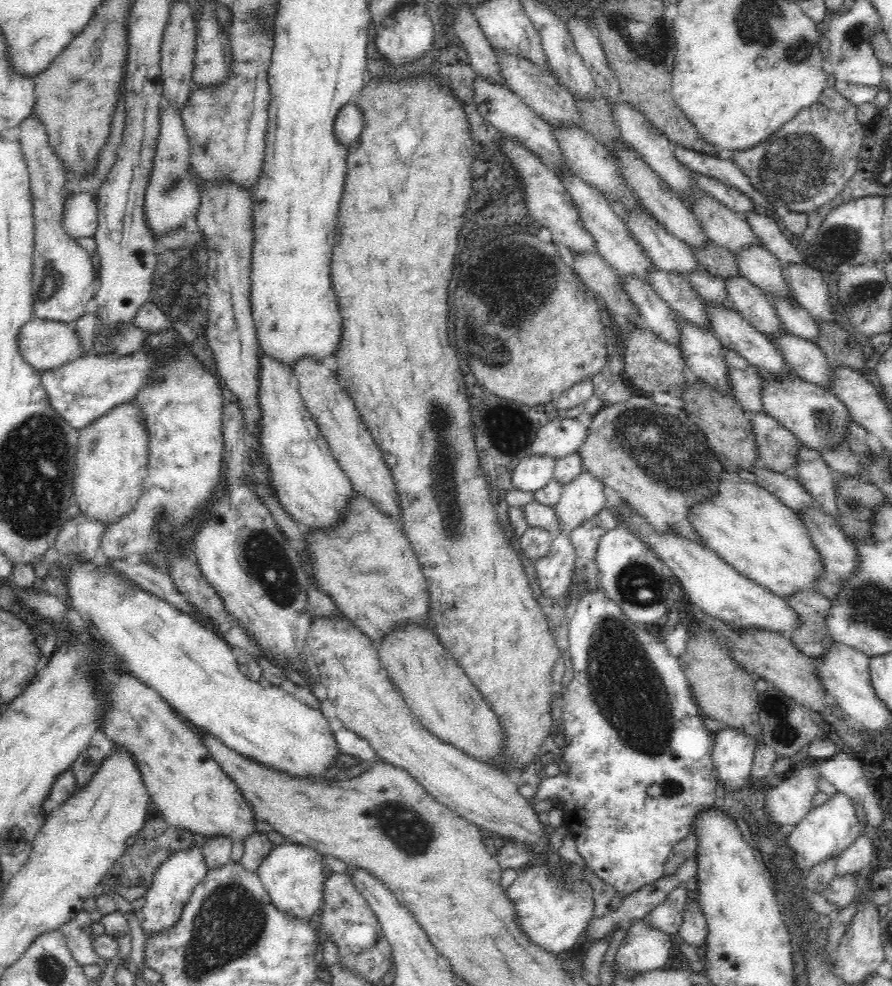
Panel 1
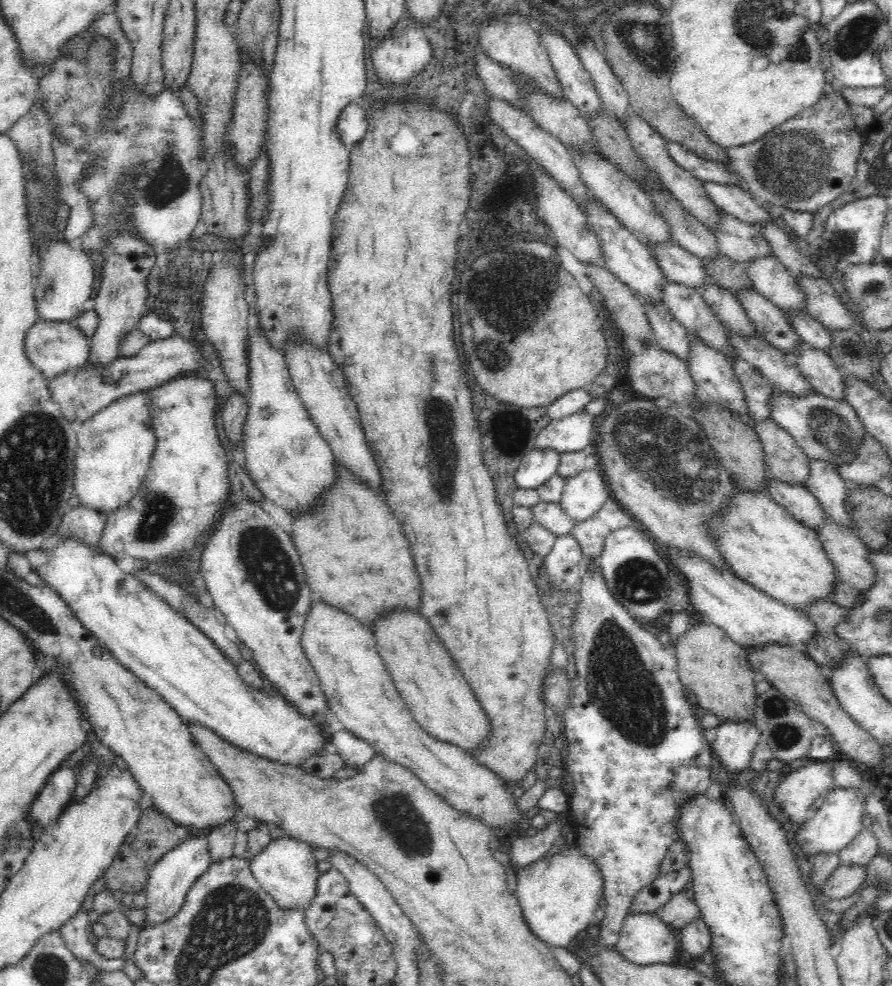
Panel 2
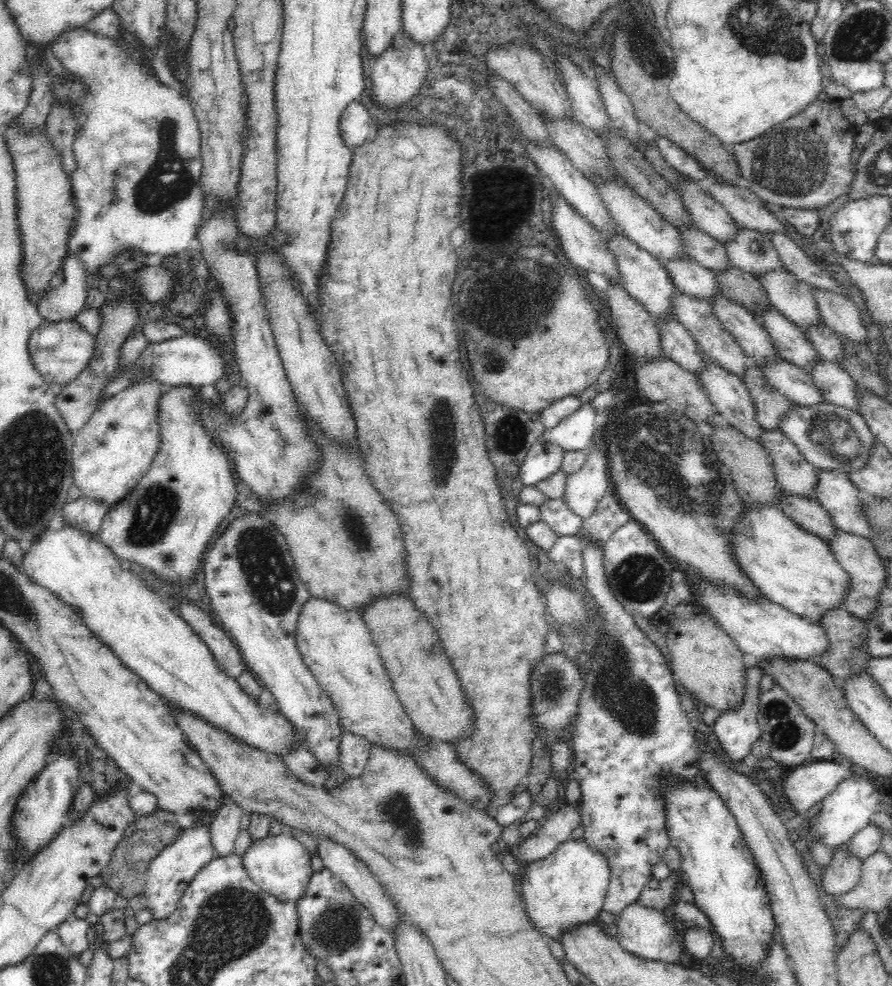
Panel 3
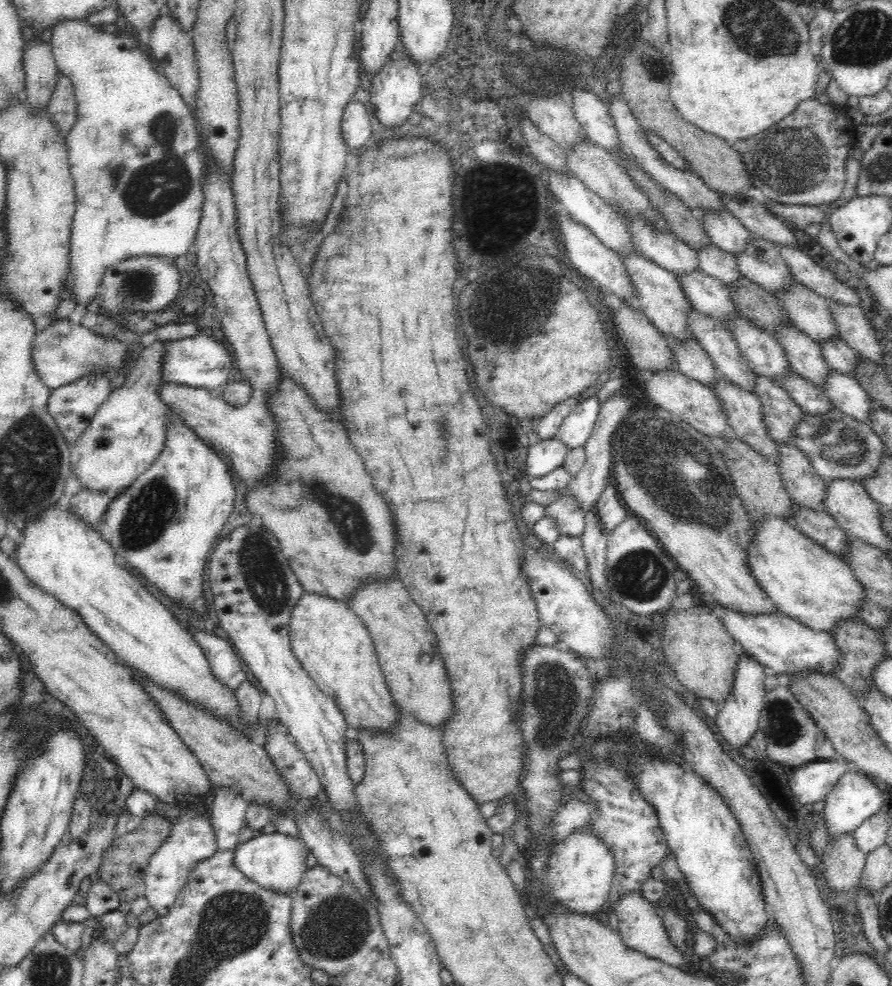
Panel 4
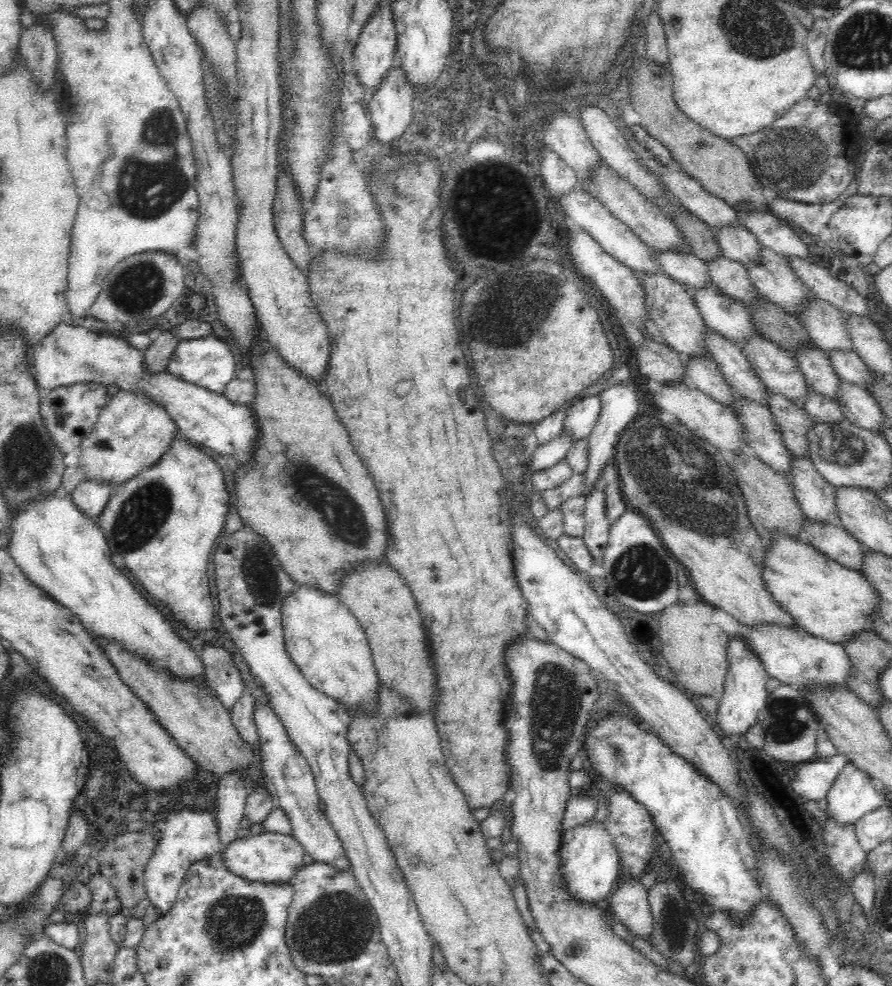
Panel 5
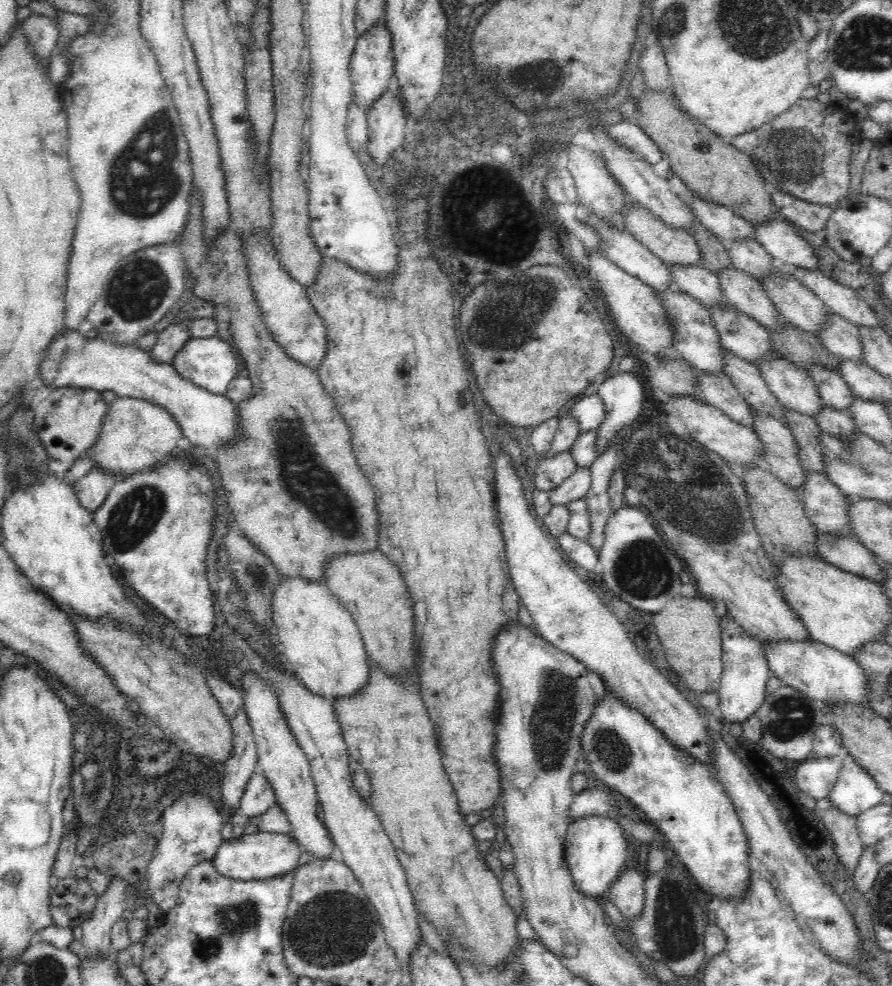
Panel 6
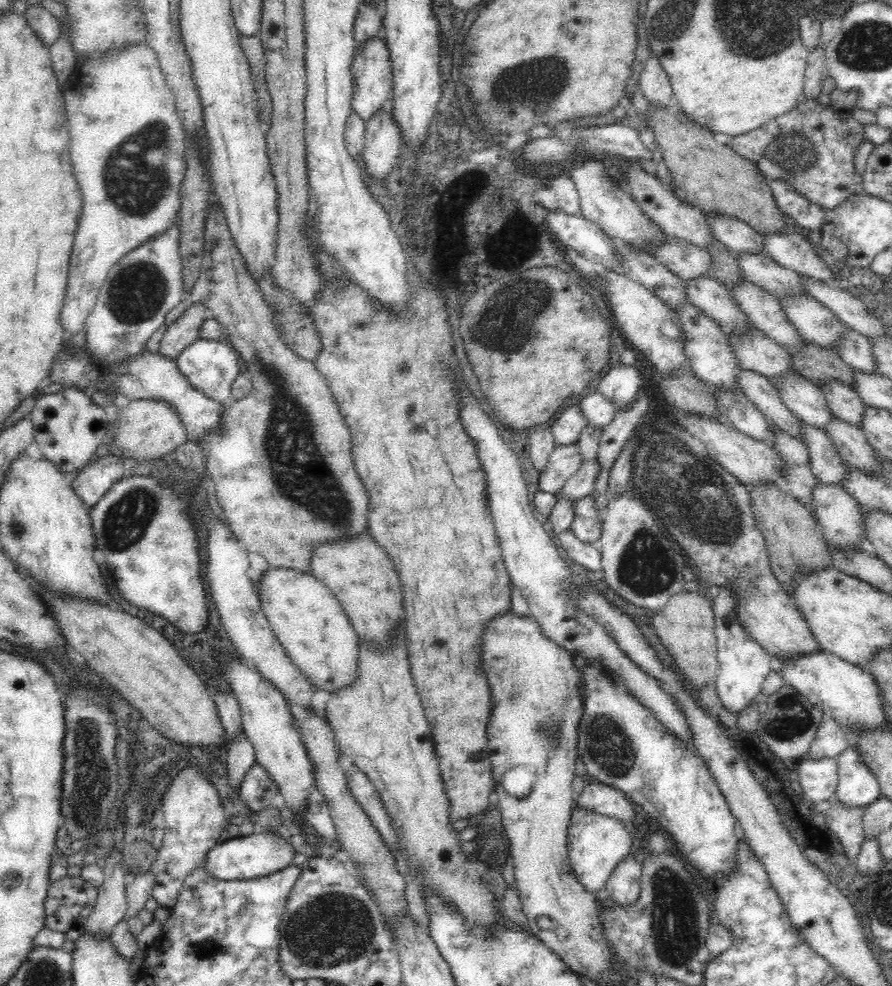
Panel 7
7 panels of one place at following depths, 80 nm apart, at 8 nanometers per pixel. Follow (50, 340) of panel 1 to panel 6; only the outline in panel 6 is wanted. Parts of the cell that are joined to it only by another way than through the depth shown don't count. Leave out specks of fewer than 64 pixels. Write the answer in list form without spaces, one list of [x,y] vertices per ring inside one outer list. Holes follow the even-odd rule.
[[[62,330],[60,334],[48,345],[45,350],[39,370],[39,382],[50,384],[54,389],[60,387],[78,387],[96,391],[111,390],[119,397],[139,398],[162,406],[170,412],[182,429],[183,436],[188,438],[195,446],[206,446],[216,449],[222,444],[228,444],[238,439],[238,427],[236,427],[236,407],[225,395],[212,394],[206,389],[200,388],[178,374],[171,362],[158,362],[152,355],[142,350],[137,345],[114,345],[96,339],[94,335],[84,335],[78,330]]]

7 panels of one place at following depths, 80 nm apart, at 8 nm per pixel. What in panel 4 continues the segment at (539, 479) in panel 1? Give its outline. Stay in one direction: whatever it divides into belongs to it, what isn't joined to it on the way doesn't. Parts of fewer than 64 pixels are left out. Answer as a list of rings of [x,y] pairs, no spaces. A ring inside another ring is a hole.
[[[559,438],[538,441],[530,446],[525,472],[530,479],[540,478],[554,468],[563,466],[569,447]]]

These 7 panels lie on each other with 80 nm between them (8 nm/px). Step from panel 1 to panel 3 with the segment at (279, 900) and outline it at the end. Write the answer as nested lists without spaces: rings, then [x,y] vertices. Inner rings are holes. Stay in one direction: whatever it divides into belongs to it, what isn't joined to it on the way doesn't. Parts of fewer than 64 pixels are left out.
[[[287,832],[252,840],[240,857],[242,857],[242,866],[252,882],[262,890],[273,894],[278,900],[286,902],[296,902],[302,896],[302,890],[306,888],[306,882],[310,880],[310,874],[313,873],[310,853]]]

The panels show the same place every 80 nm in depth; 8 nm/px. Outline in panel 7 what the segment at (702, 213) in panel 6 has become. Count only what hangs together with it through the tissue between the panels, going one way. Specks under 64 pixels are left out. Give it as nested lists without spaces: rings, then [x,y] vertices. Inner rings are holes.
[[[705,215],[712,227],[714,238],[718,239],[730,251],[733,257],[744,253],[767,255],[765,237],[755,229],[738,219],[726,215]]]

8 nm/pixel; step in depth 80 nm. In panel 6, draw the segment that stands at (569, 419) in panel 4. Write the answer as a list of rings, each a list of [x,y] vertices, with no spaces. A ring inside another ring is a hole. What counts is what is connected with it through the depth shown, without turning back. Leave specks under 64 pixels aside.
[[[596,392],[576,399],[569,410],[577,418],[581,432],[597,429],[604,422],[607,413],[604,401]]]

